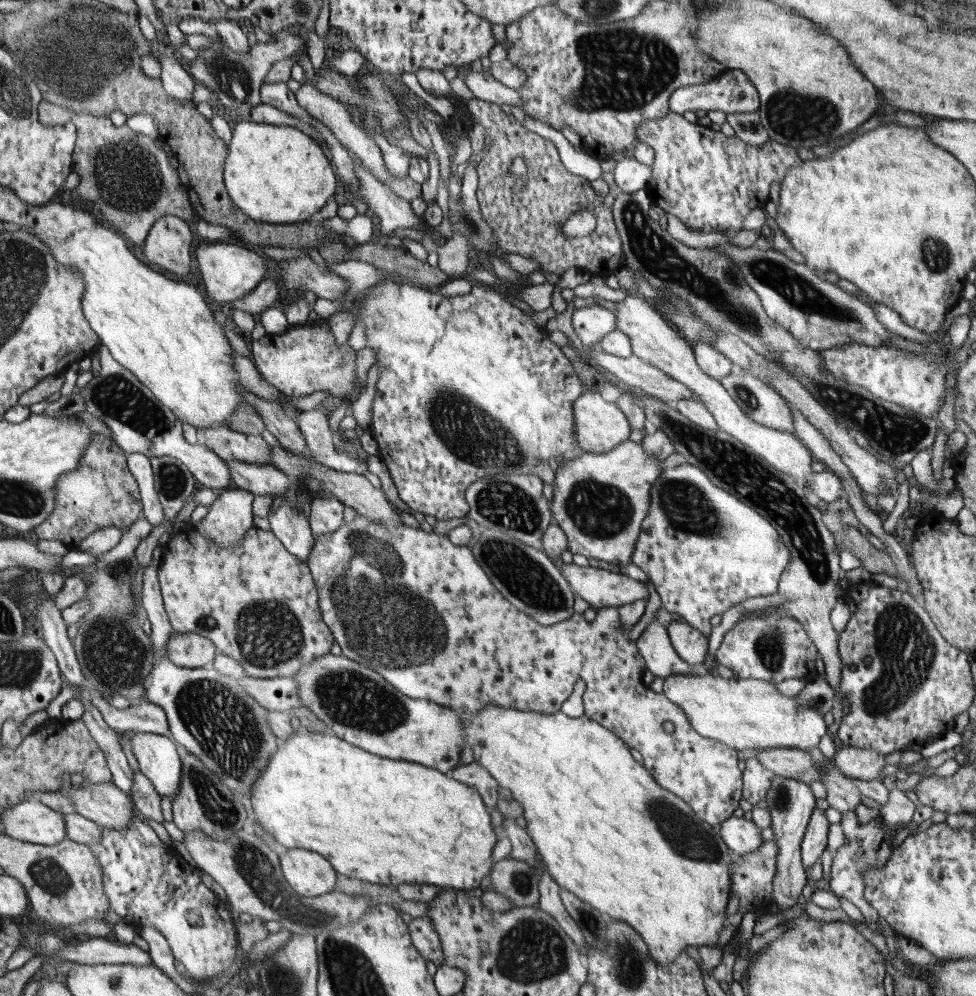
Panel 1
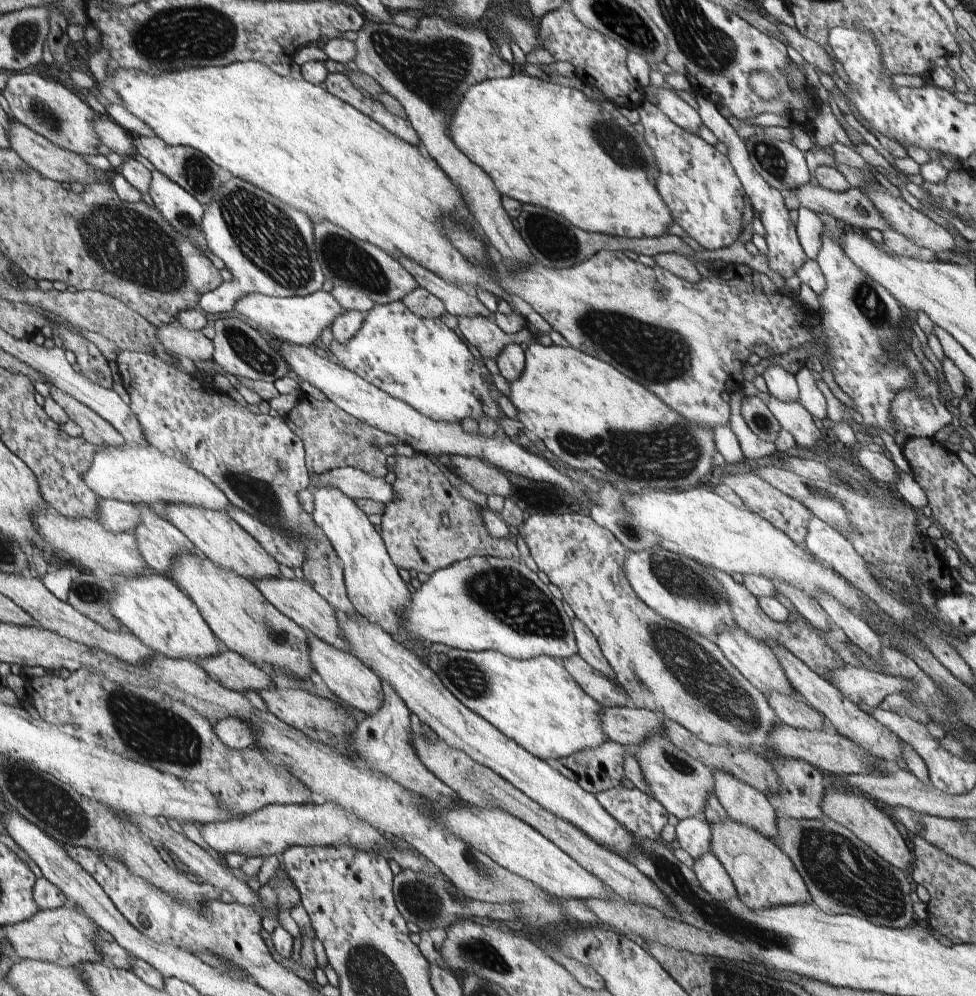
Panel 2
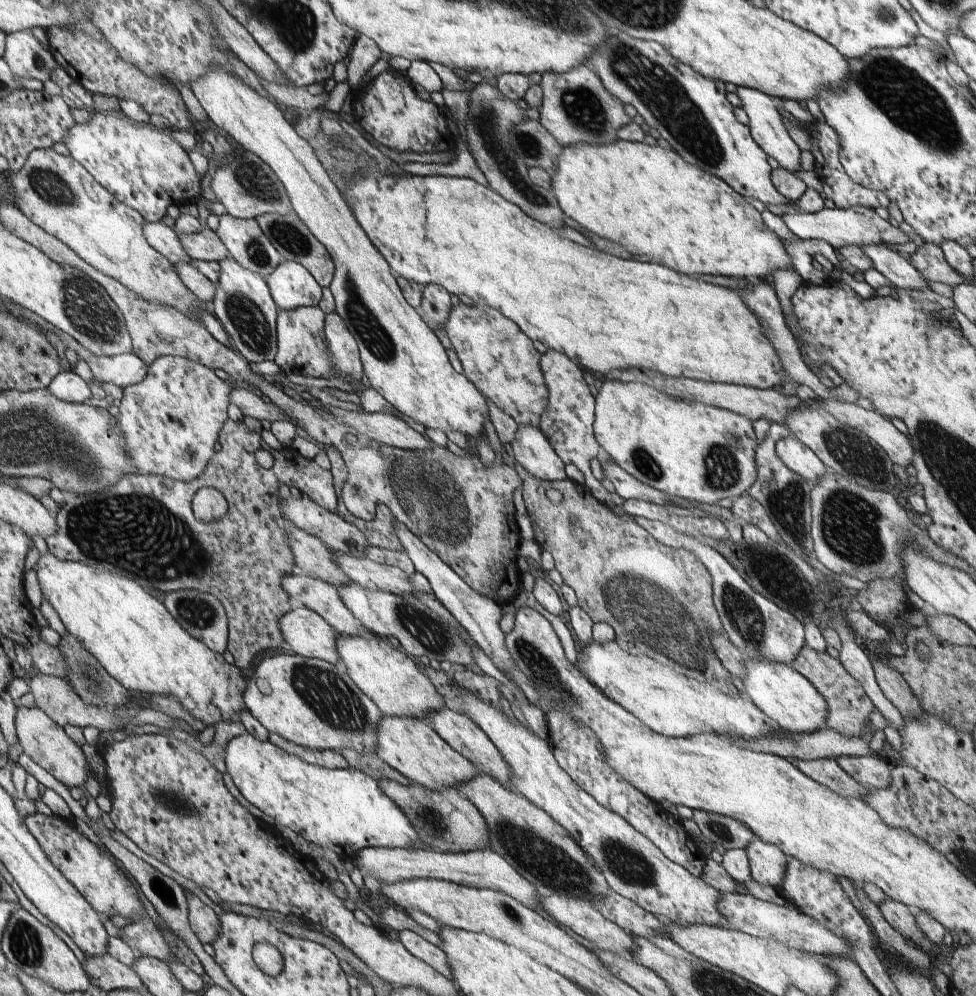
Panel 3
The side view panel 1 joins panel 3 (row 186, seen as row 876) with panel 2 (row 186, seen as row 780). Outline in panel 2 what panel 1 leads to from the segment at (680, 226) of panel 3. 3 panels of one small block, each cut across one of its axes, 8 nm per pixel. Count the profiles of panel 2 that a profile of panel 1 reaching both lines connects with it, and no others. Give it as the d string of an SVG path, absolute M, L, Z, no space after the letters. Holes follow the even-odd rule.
M527 74L503 80L489 80L471 86L459 102L449 132L457 148L483 172L489 174L501 196L511 196L521 204L547 208L563 216L573 226L615 238L661 238L673 224L673 216L657 192L657 162L645 136L637 134L611 102L589 100L575 88L549 84Z

